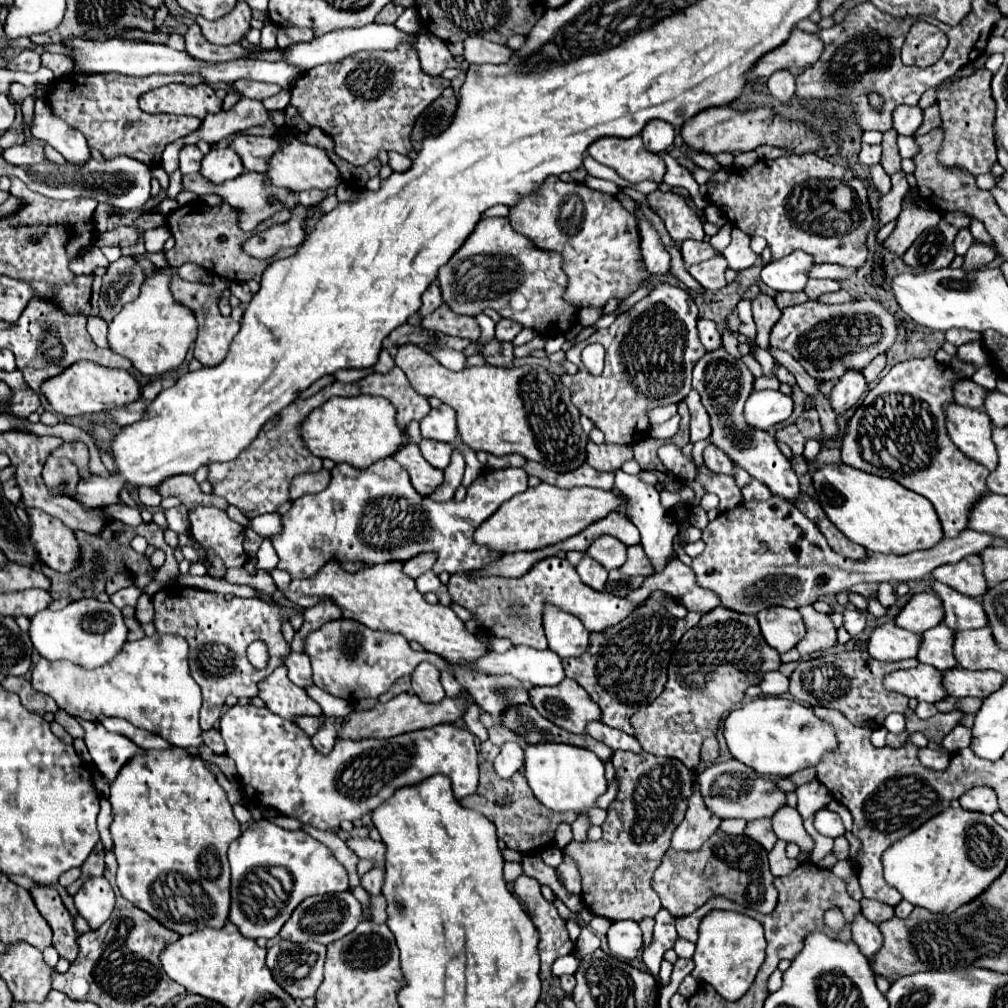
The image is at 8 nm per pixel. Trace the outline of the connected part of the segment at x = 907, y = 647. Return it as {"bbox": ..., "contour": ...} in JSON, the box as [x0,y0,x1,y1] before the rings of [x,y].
{"bbox":[868,623,922,661],"contour":[[[886,623],[872,631],[868,641],[868,653],[878,661],[902,661],[912,659],[918,653],[918,645],[922,643],[922,635],[910,633],[896,623]]]}

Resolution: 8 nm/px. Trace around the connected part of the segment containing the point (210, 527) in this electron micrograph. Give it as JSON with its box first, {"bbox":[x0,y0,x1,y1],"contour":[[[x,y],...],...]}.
{"bbox":[188,507,246,567],"contour":[[[198,507],[188,511],[190,535],[202,545],[216,551],[226,567],[242,567],[246,551],[242,547],[244,527],[234,523],[216,507]]]}

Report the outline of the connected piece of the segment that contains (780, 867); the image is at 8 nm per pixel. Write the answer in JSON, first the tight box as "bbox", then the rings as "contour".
{"bbox":[768,839,798,877],"contour":[[[782,839],[778,840],[778,843],[774,845],[774,849],[768,853],[768,859],[770,859],[770,873],[774,877],[784,877],[784,875],[790,875],[796,867],[798,867],[798,861],[796,859],[788,859],[786,857],[786,841]]]}

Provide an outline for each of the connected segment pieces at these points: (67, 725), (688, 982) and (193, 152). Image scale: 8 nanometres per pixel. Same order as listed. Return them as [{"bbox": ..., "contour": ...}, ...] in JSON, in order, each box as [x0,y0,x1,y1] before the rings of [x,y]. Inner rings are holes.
[{"bbox":[54,709,84,737],"contour":[[[58,709],[54,717],[56,717],[56,721],[58,721],[72,737],[84,737],[84,729],[80,727],[80,723],[78,723],[74,717],[70,717],[66,711]]]},{"bbox":[678,975,698,997],"contour":[[[686,975],[686,977],[684,977],[684,981],[680,983],[678,993],[680,993],[680,995],[684,995],[684,997],[692,997],[692,995],[696,993],[696,989],[698,989],[698,981],[696,981],[692,975]]]},{"bbox":[180,145,202,175],"contour":[[[188,145],[180,151],[180,171],[182,175],[190,175],[190,173],[198,173],[200,165],[202,165],[202,153],[198,151],[198,147]]]}]

